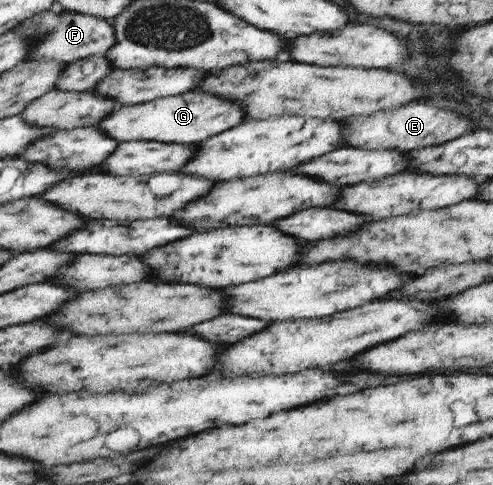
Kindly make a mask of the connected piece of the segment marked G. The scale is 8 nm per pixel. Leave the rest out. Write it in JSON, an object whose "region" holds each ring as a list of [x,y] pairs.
{"region":[[[188,91],[179,95],[160,97],[142,104],[120,105],[104,120],[98,120],[96,129],[114,142],[156,141],[161,143],[198,144],[210,136],[224,132],[244,120],[242,108],[217,96]]]}

